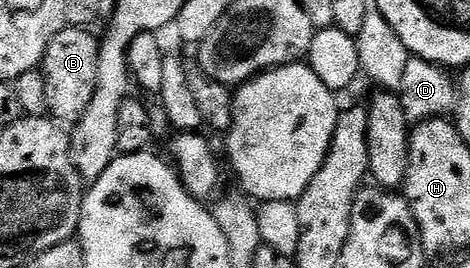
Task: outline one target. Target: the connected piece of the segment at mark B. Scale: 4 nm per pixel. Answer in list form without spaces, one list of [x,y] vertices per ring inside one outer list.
[[[64,27],[49,41],[47,52],[43,54],[41,72],[44,77],[45,93],[47,94],[47,110],[56,120],[74,121],[89,109],[89,101],[93,101],[93,89],[97,85],[97,57],[99,56],[100,40],[91,36],[90,30],[82,27]]]

